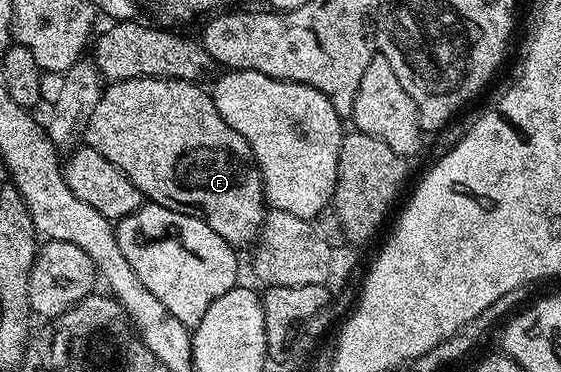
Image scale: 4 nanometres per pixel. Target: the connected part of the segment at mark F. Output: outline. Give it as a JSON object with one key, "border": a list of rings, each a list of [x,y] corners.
{"border":[[[131,78],[125,82],[113,81],[103,91],[101,99],[98,100],[98,106],[90,116],[89,124],[84,130],[83,141],[90,148],[94,148],[94,152],[106,156],[106,160],[110,160],[110,164],[119,168],[140,189],[141,195],[149,203],[165,206],[202,220],[207,226],[214,228],[214,232],[218,232],[218,236],[222,236],[222,240],[226,240],[233,248],[241,248],[240,246],[244,245],[247,247],[249,244],[255,243],[260,225],[264,222],[266,213],[264,183],[260,180],[260,170],[256,167],[252,149],[248,147],[247,140],[234,128],[230,128],[230,124],[226,124],[226,120],[222,120],[211,93],[207,89],[203,90],[202,87],[203,85],[194,82],[184,82],[181,78]]]}

